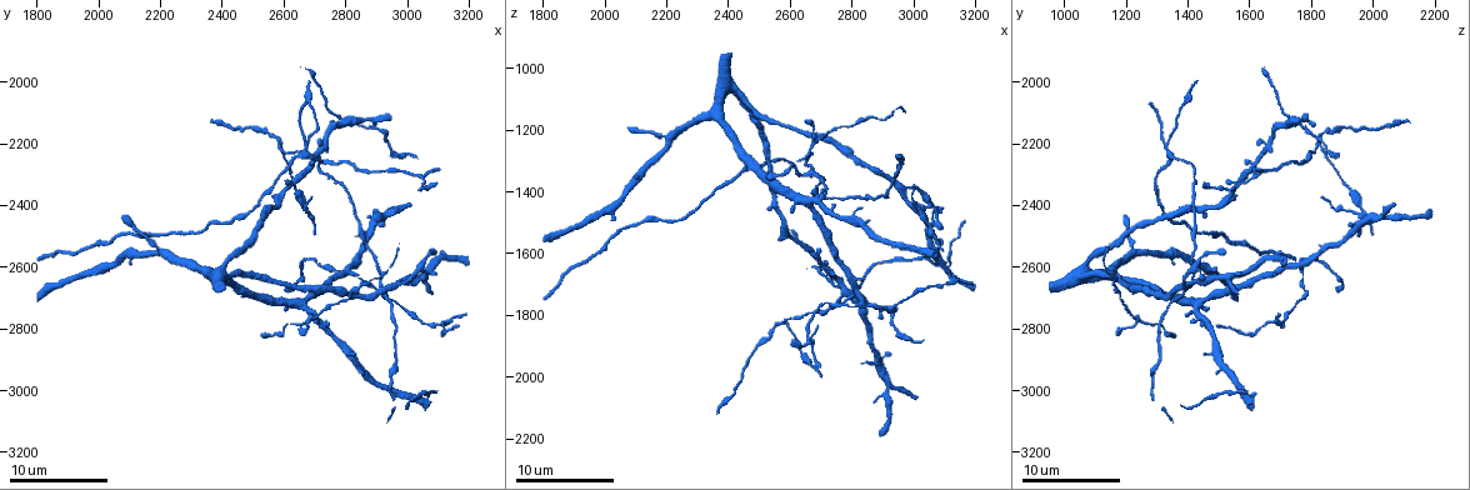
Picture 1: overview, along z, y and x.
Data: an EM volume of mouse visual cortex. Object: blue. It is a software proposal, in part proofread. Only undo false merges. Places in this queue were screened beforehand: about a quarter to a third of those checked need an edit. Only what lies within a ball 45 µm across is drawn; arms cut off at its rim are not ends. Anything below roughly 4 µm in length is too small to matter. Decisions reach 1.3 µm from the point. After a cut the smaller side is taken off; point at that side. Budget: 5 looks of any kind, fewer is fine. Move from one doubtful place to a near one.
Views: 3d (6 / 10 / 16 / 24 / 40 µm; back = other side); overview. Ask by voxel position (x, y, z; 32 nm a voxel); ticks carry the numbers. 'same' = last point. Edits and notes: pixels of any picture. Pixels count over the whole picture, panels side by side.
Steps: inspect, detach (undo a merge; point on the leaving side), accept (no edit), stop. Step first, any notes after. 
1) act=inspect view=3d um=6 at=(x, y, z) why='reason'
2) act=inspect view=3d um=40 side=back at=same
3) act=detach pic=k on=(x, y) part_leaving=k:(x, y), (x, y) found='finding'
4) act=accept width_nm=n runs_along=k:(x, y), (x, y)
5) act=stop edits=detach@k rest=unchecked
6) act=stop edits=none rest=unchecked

act=inspect view=3d um=10 at=(2670, 2240, 1330) why='three-way junction'

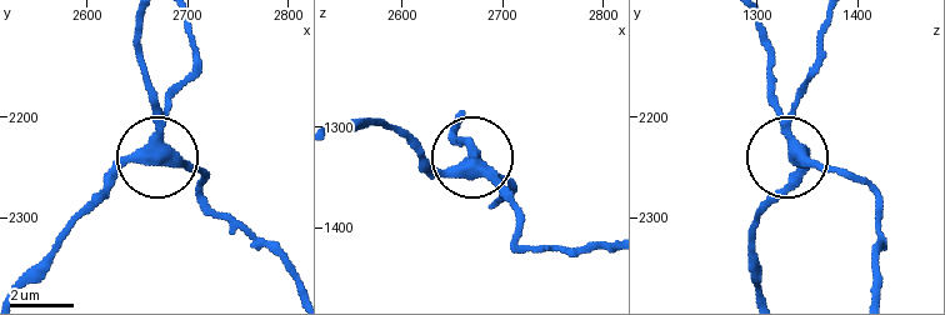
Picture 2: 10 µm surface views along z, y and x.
act=detach pic=2 on=(185, 80) width_nm=370 part_leaving=2:(163, 116), (195, 54), (185, 21) found='two cells meet here'

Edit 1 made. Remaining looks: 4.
act=inspect view=3d um=16 at=(2930, 2690, 1380) why='four-way junction'

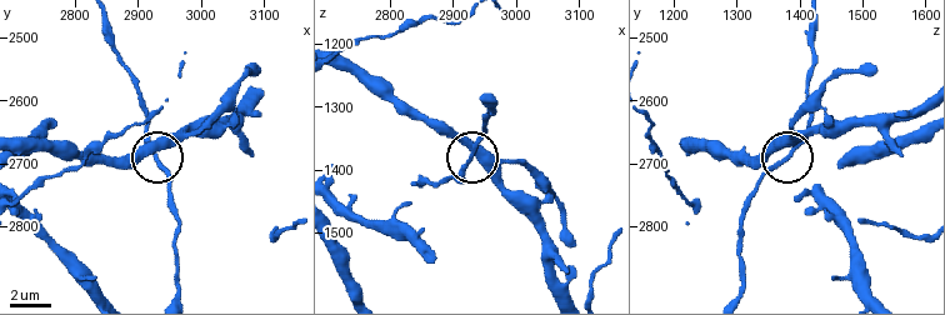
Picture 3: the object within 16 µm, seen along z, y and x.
act=accept side_arm_um=16 arms=4 found='all the same cell'

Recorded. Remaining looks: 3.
act=inspect view=3d um=10 at=(2590, 2190, 1820)

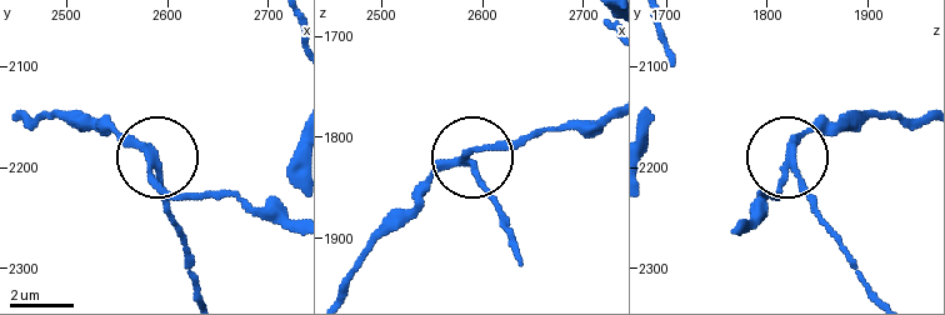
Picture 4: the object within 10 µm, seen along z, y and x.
act=inspect view=3d um=6 at=(2590, 2202, 1828)

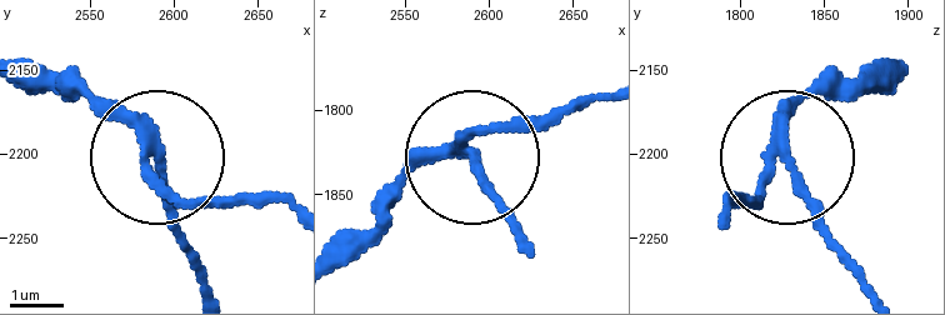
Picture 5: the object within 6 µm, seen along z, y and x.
act=detach pic=5 on=(178, 234) part_leaving=5:(154, 161), (208, 291) found='two cells meet here'

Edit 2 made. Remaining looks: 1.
act=stop edits=detach@2,detach@5 rest=unchecked

